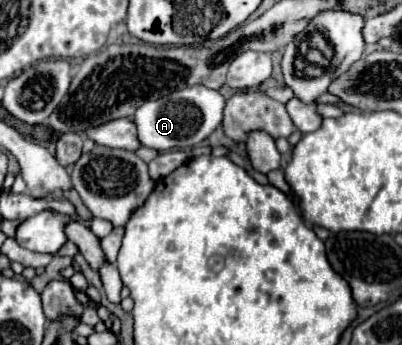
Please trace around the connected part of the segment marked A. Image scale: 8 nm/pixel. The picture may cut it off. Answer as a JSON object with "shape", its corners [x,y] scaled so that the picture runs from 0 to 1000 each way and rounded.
{"shape":[[[480,246],[465,258],[445,258],[435,270],[420,270],[415,281],[396,281],[386,293],[361,293],[346,316],[336,316],[336,333],[326,339],[341,368],[341,397],[356,426],[386,432],[386,438],[465,438],[490,426],[505,403],[515,403],[555,345],[555,310],[560,287],[545,264],[515,258],[510,246]]]}

